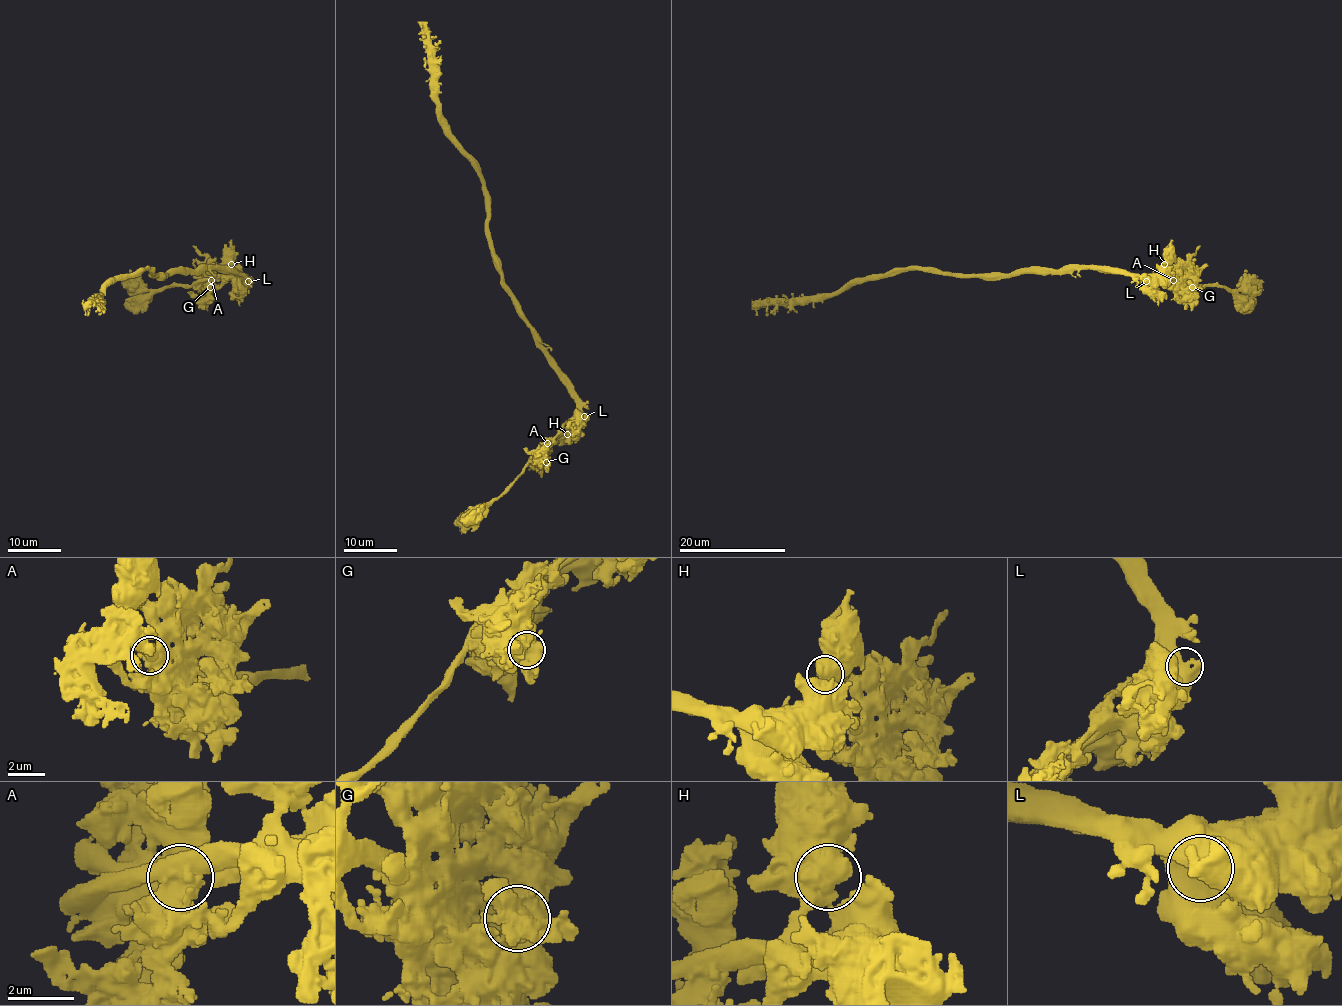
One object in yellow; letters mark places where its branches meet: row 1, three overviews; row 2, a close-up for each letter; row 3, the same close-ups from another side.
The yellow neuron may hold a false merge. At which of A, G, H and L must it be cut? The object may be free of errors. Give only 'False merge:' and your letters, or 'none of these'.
False merge: A

